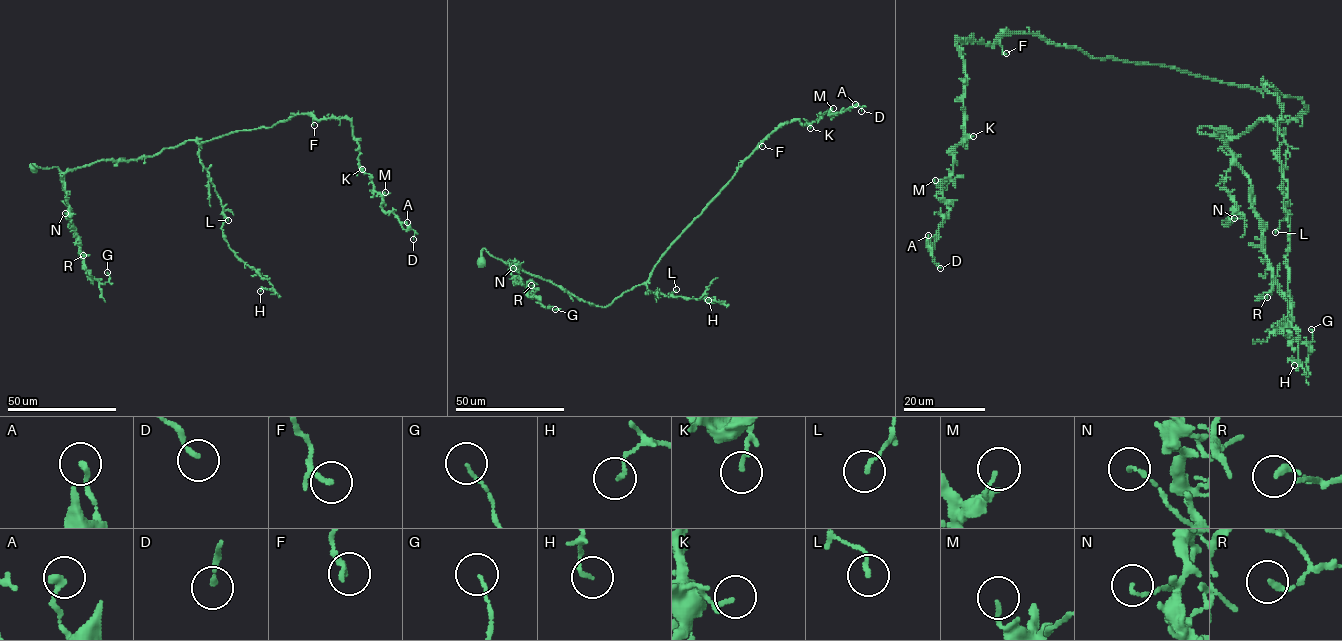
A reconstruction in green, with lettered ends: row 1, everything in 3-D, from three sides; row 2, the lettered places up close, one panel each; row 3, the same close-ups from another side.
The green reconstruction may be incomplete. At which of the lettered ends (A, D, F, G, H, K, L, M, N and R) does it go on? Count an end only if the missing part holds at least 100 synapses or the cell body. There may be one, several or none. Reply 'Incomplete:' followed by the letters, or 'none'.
Incomplete: none

